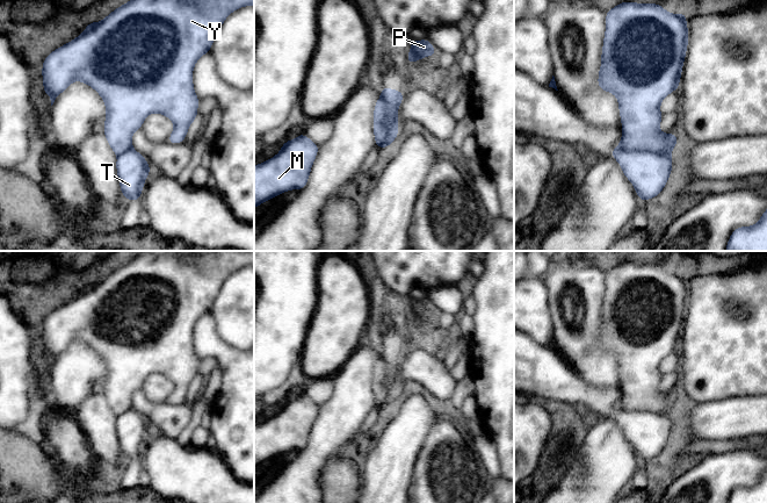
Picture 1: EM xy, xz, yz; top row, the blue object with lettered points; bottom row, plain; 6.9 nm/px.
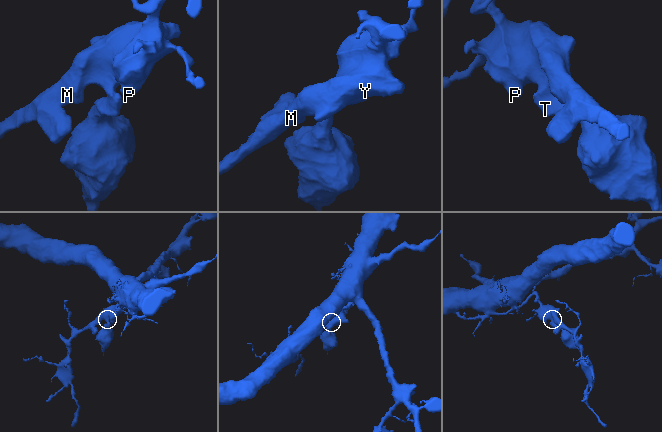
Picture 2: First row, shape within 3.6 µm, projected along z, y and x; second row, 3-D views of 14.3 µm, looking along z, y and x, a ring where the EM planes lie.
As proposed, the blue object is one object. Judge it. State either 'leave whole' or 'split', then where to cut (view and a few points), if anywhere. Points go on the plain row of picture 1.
split; cut yz (616, 407), (623, 410), (670, 412)

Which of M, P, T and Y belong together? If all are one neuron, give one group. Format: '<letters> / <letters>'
M P Y / T

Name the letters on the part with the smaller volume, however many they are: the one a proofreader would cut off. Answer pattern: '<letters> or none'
T

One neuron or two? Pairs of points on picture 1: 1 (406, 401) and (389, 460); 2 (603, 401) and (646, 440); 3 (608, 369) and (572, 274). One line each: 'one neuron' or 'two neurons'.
1: one neuron
2: one neuron
3: one neuron

